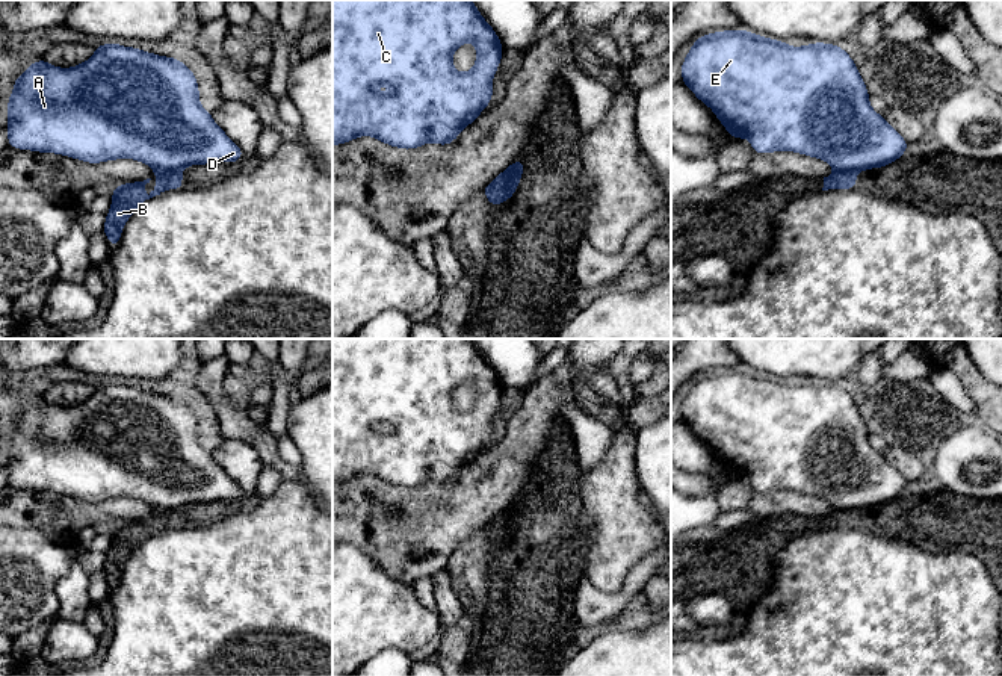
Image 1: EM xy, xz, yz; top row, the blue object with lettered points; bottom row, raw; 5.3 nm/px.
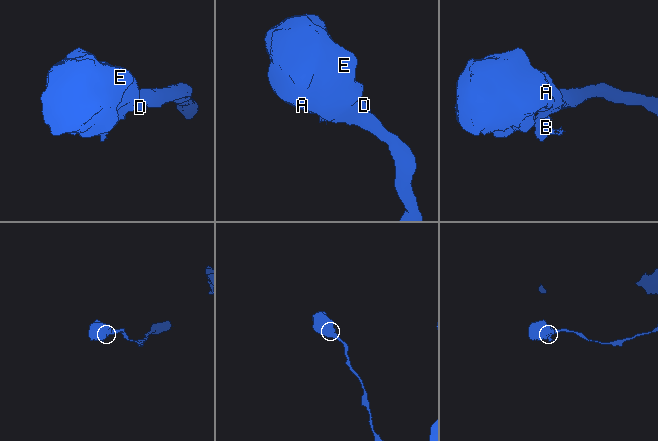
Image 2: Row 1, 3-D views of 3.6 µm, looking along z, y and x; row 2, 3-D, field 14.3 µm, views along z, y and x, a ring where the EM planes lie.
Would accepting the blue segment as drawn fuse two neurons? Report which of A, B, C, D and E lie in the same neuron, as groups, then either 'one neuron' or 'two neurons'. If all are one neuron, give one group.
A C D E / B; two neurons

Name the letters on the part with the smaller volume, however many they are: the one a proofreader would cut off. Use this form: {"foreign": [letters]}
{"foreign": ["B"]}

